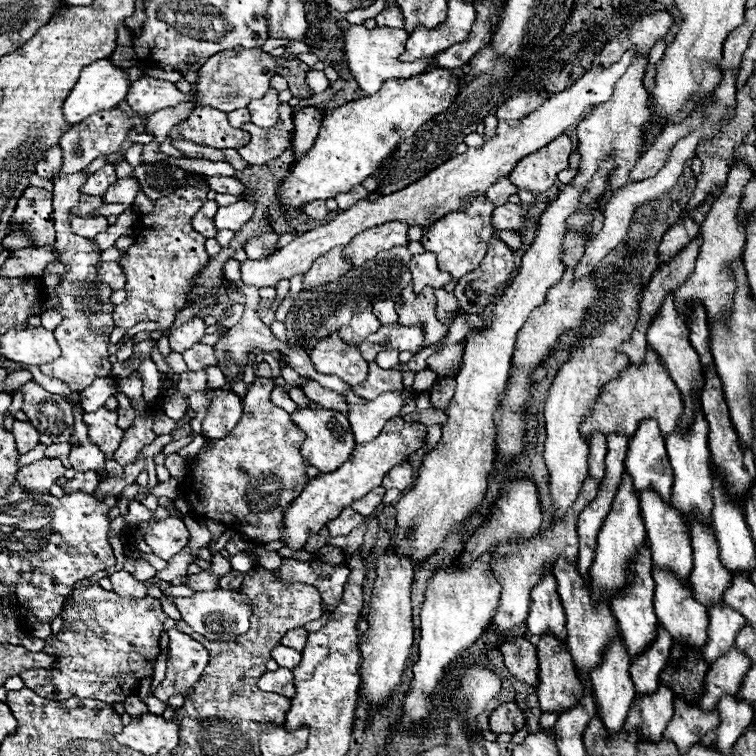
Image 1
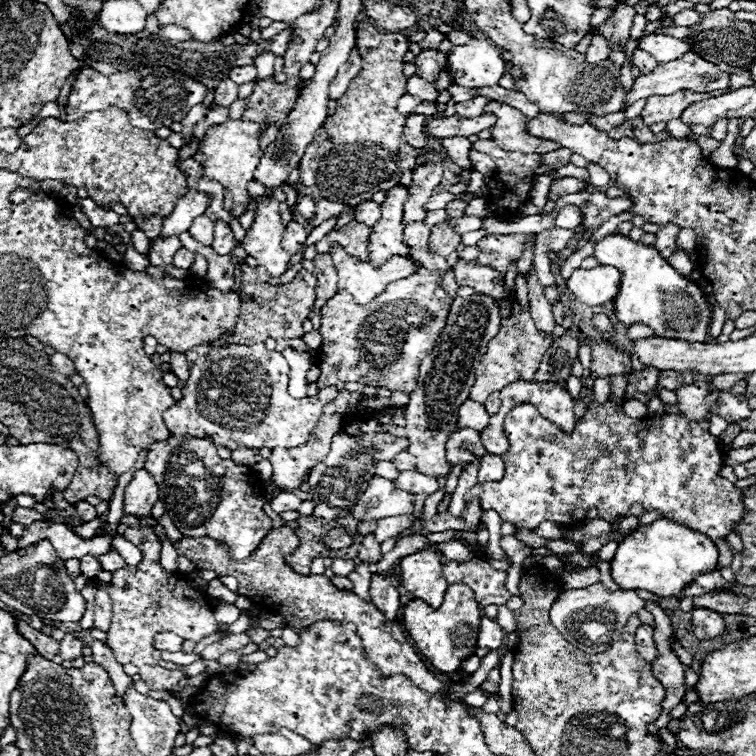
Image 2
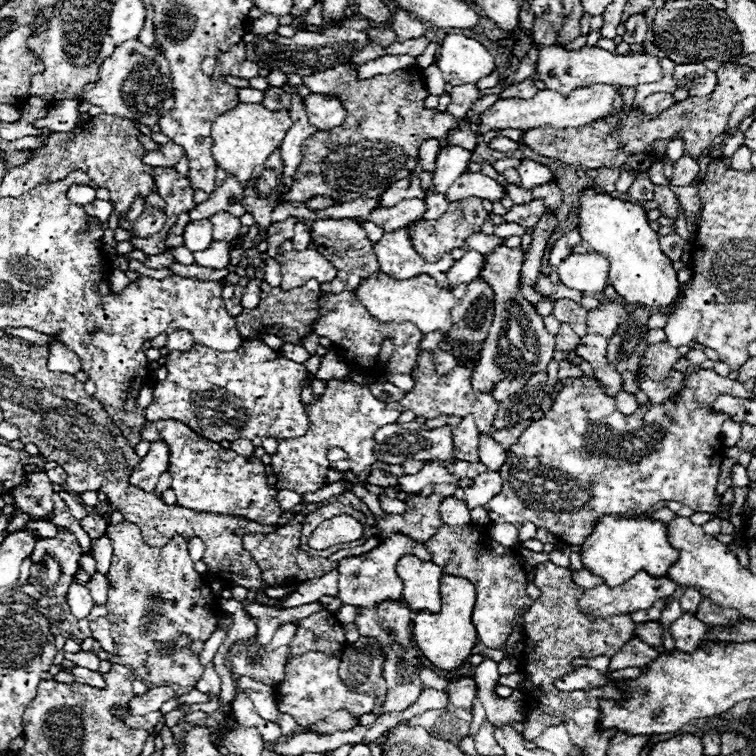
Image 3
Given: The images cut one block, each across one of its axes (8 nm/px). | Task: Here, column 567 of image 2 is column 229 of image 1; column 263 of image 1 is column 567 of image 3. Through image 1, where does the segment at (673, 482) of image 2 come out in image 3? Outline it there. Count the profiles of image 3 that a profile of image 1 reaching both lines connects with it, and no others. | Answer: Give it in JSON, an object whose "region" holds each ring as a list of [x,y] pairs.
{"region":[[[700,368],[698,372],[686,374],[684,380],[686,380],[686,386],[684,386],[684,390],[682,390],[676,398],[672,398],[672,400],[668,400],[668,402],[664,402],[664,404],[644,404],[644,406],[640,406],[640,410],[638,410],[636,414],[626,416],[626,414],[622,414],[622,412],[616,410],[616,400],[614,400],[614,396],[606,396],[606,394],[604,394],[604,386],[602,386],[598,380],[586,378],[586,376],[566,378],[564,384],[562,384],[562,390],[558,392],[558,396],[556,396],[556,400],[554,400],[554,404],[552,404],[552,408],[550,408],[550,412],[544,414],[540,420],[534,420],[532,426],[528,426],[528,428],[524,430],[524,434],[510,446],[508,458],[506,458],[504,466],[500,468],[502,492],[496,494],[496,498],[492,498],[492,500],[488,502],[488,506],[484,506],[484,508],[488,510],[488,514],[490,514],[490,520],[492,520],[494,524],[508,522],[508,524],[512,524],[512,526],[516,526],[516,528],[520,528],[520,526],[526,524],[526,522],[534,522],[538,528],[546,528],[548,532],[552,532],[554,536],[562,538],[564,542],[574,544],[574,546],[580,546],[580,544],[588,538],[588,534],[592,534],[592,528],[594,528],[594,524],[596,524],[598,518],[608,516],[608,514],[610,514],[610,516],[642,516],[650,506],[654,506],[656,502],[664,502],[664,500],[682,502],[682,504],[690,506],[690,508],[696,510],[696,512],[708,512],[708,514],[714,514],[716,518],[722,518],[724,514],[728,514],[728,512],[732,510],[732,504],[728,504],[728,506],[722,504],[722,502],[720,502],[720,496],[716,494],[716,484],[718,484],[718,476],[720,476],[720,464],[712,464],[712,460],[714,460],[714,456],[718,456],[718,454],[722,452],[722,448],[724,448],[720,428],[722,428],[722,422],[726,422],[726,420],[730,420],[730,418],[728,418],[728,416],[696,416],[696,412],[698,412],[698,414],[708,414],[708,410],[712,408],[712,404],[716,402],[716,398],[718,398],[720,394],[732,394],[732,388],[734,388],[736,382],[730,380],[730,378],[718,376],[714,370],[704,370],[704,368]]]}

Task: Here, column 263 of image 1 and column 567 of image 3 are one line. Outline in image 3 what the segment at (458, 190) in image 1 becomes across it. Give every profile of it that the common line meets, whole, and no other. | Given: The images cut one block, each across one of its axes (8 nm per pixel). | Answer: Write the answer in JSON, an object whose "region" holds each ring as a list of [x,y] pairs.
{"region":[[[570,254],[568,260],[558,264],[558,276],[560,282],[572,290],[578,290],[582,294],[602,294],[602,290],[608,286],[608,260],[600,254]]]}

